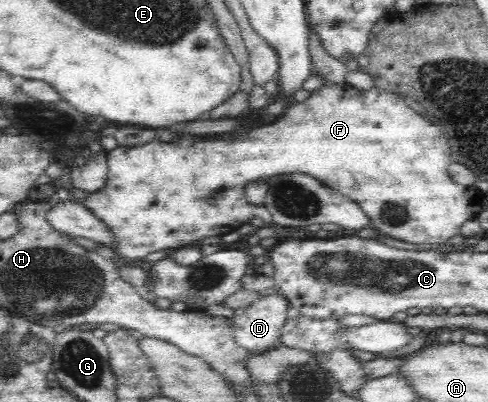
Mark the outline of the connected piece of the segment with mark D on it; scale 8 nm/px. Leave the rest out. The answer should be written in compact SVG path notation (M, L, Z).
M276 290L255 299L245 308L243 315L231 320L236 342L249 351L275 347L285 323L289 321L290 307L290 301Z

